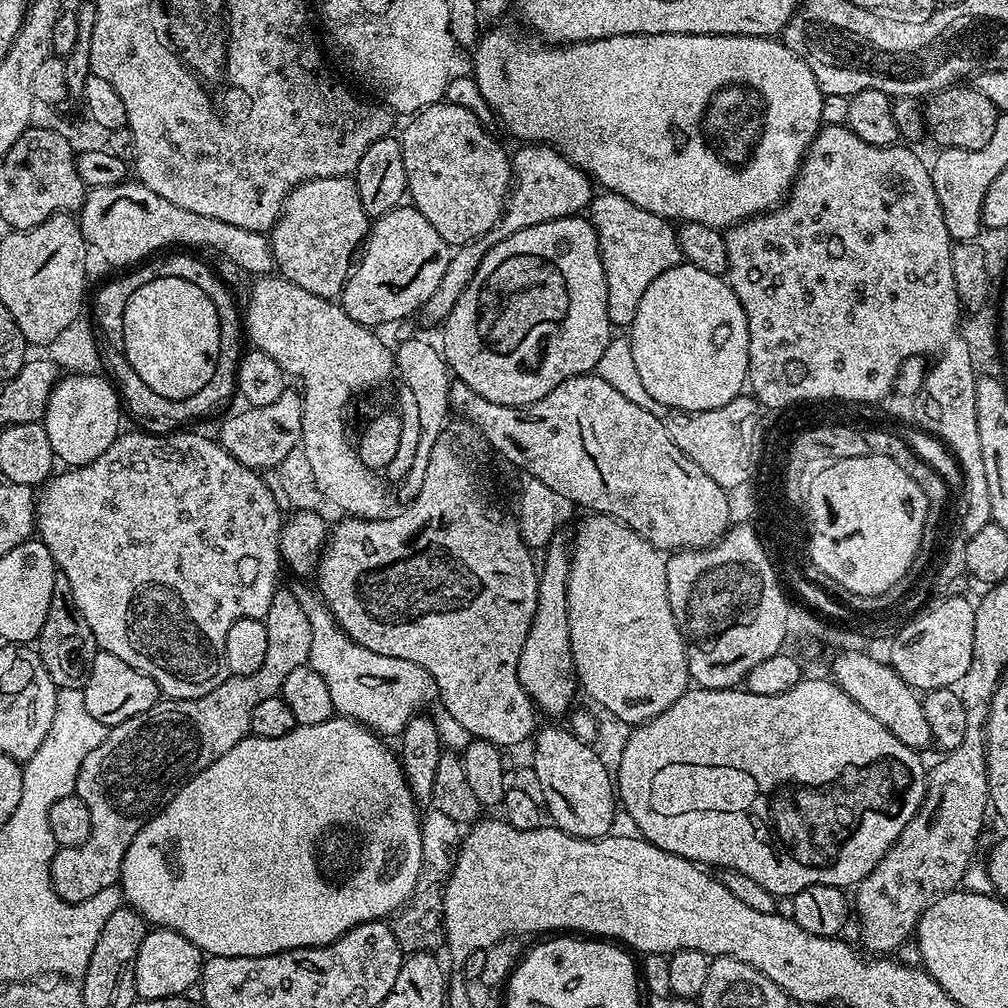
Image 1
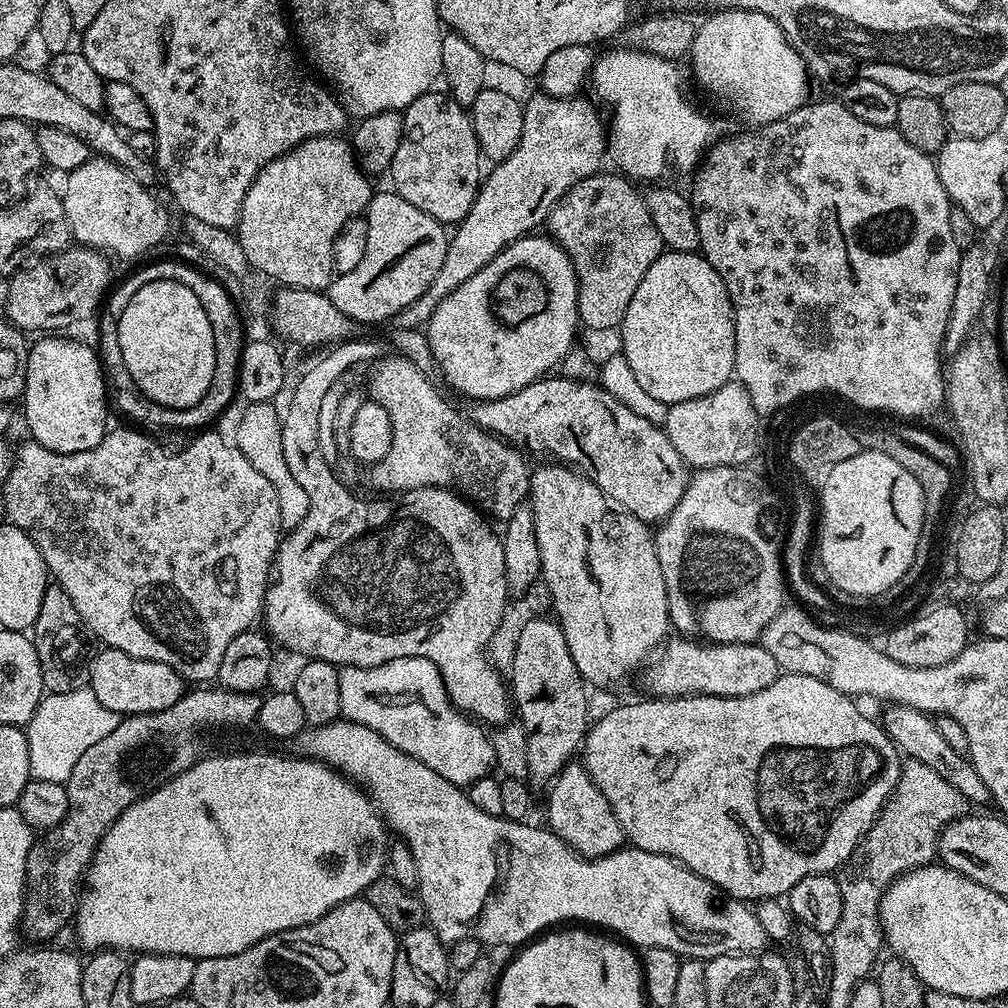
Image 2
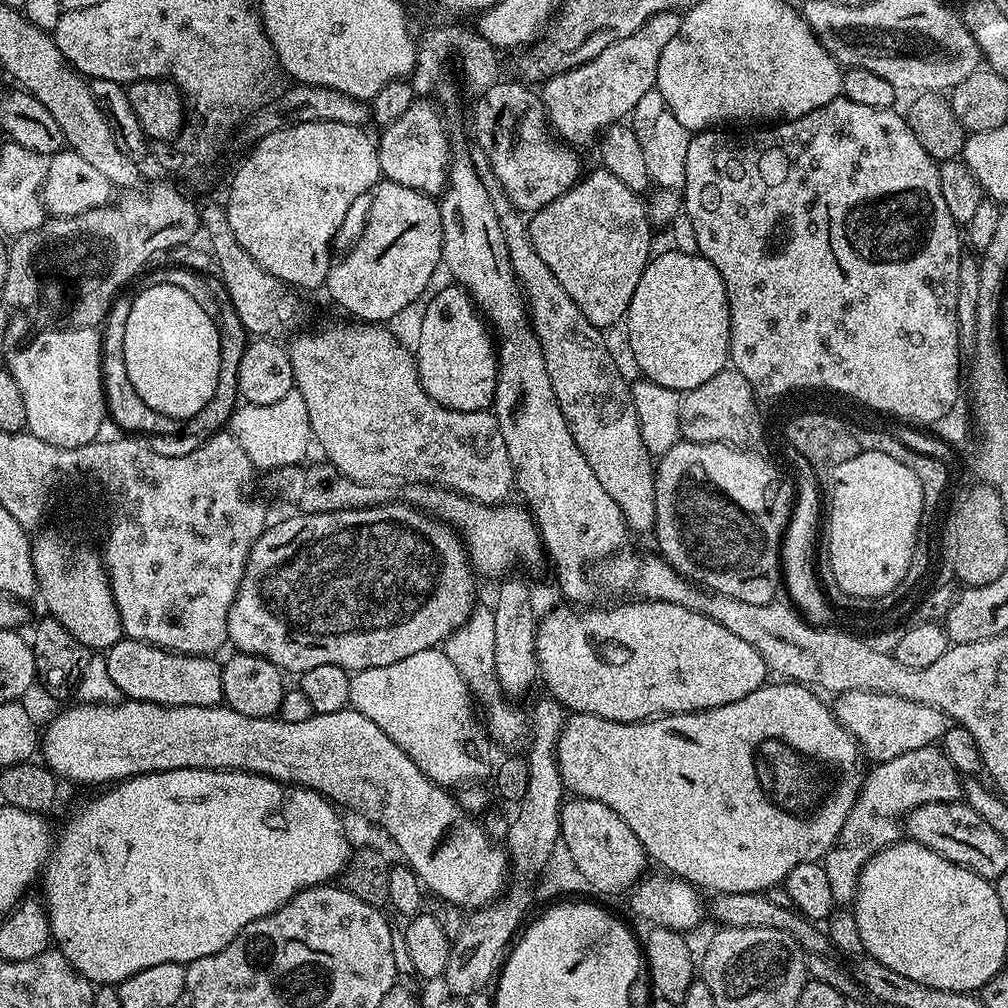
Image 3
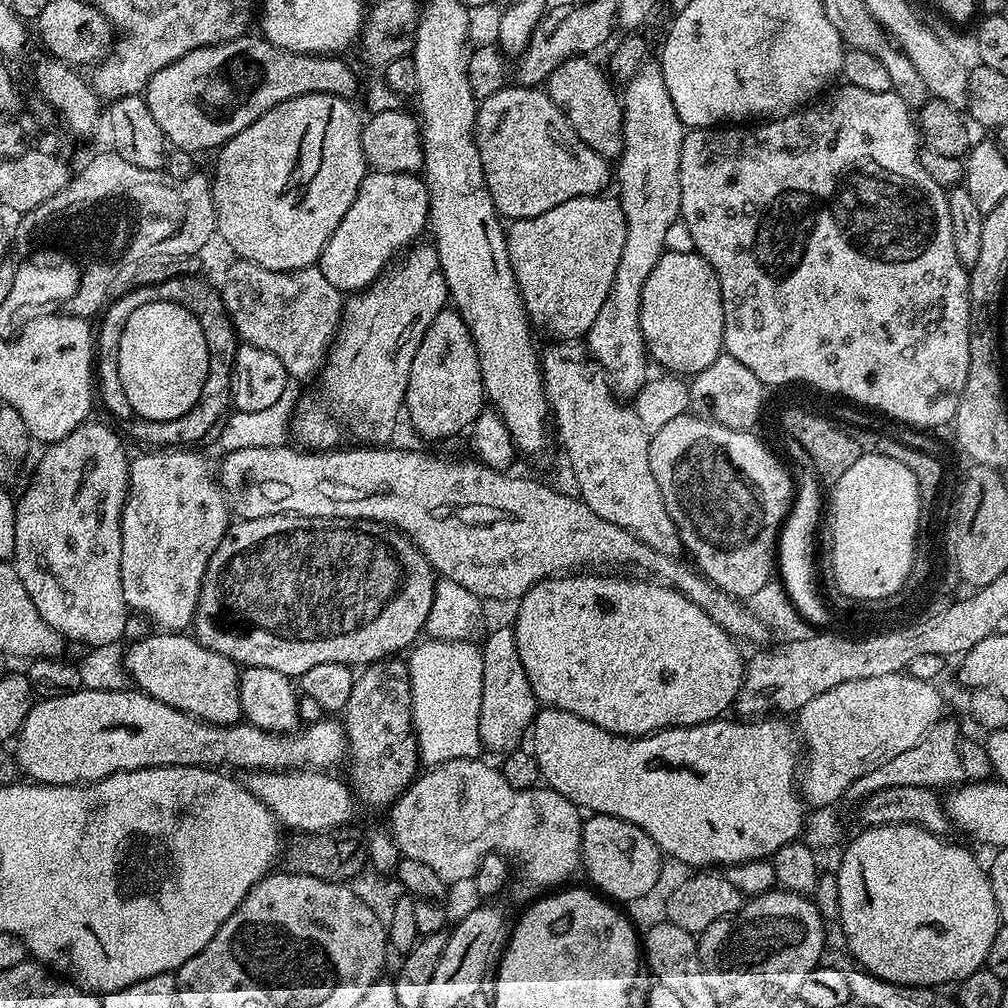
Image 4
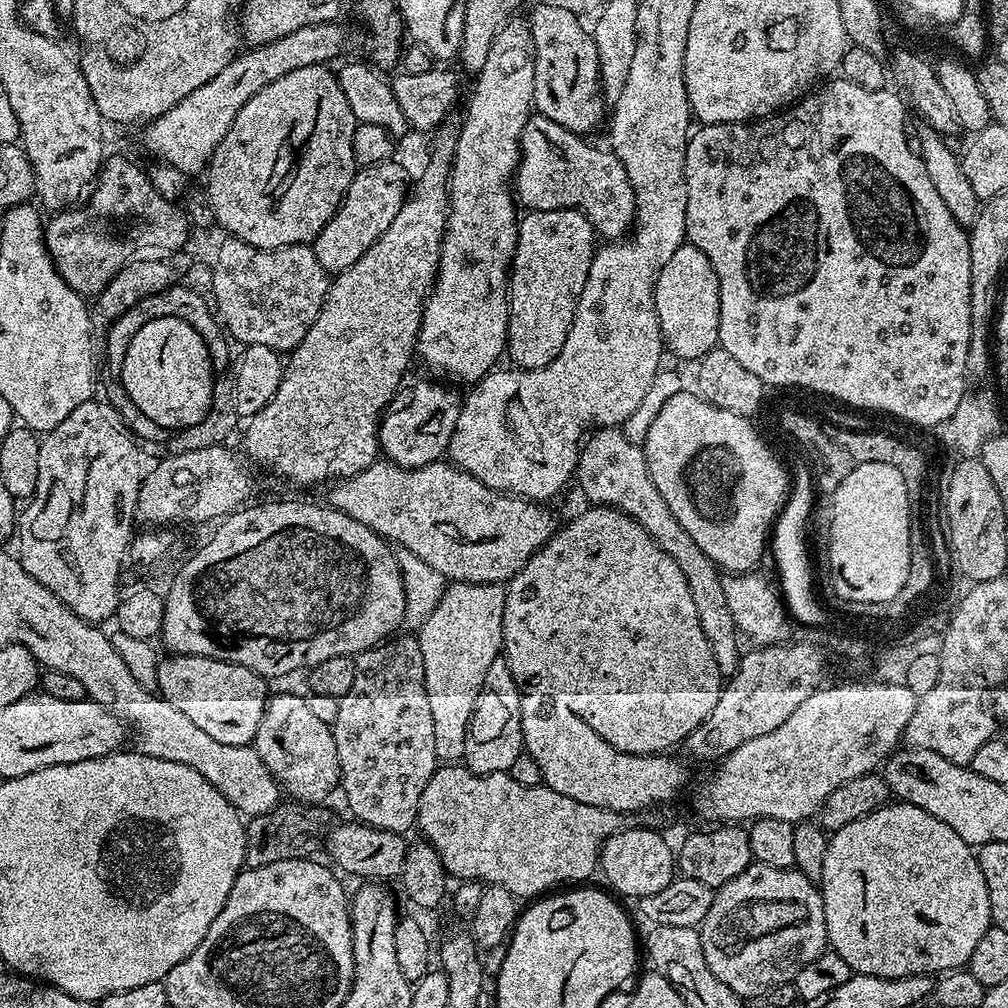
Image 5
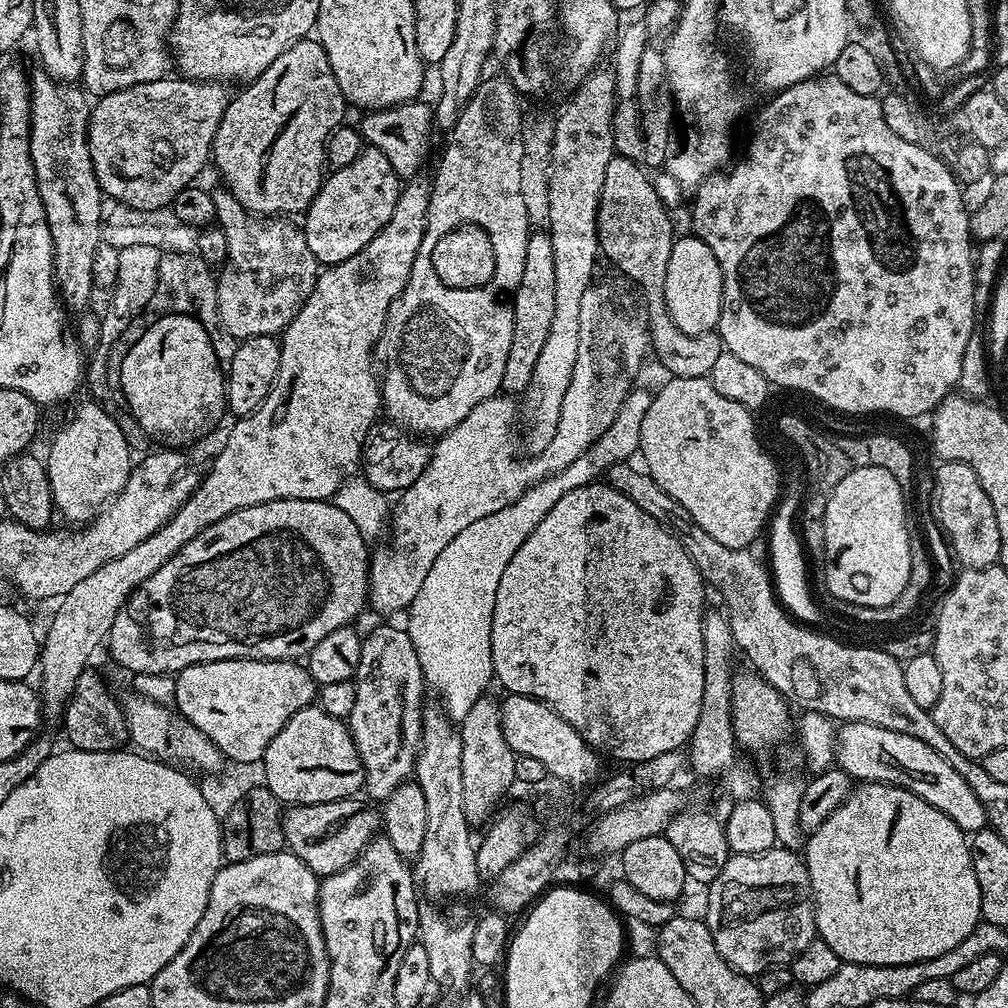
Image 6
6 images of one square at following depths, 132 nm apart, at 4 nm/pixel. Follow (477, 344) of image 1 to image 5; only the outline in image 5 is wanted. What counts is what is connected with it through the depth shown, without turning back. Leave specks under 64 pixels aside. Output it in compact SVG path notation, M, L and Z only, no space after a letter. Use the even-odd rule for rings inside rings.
M435 379L405 383L380 417L380 452L389 464L417 468L433 464L447 453L462 403L461 393L443 388Z

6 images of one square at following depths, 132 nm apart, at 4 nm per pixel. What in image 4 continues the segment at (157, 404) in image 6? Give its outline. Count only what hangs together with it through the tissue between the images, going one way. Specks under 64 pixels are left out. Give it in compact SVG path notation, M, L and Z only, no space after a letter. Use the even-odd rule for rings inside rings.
M158 301L139 307L127 319L118 346L118 371L133 413L141 420L181 418L198 401L207 376L207 348L198 318L174 301Z

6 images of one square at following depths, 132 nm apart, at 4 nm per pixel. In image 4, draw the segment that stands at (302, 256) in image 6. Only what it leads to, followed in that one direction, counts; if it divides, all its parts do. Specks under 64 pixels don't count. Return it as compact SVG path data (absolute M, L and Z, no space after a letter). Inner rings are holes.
M233 259L233 264L224 272L224 285L219 285L219 291L225 302L225 308L228 311L230 322L236 328L236 335L245 344L253 344L262 350L270 350L270 354L274 354L274 358L278 358L278 362L282 362L282 366L287 370L289 377L293 381L308 380L312 375L319 373L324 367L324 361L328 355L328 349L332 346L332 341L336 339L336 329L340 326L340 314L342 311L342 293L334 286L330 286L330 282L326 282L326 274L320 272L319 267L303 268L302 270L294 270L293 272L279 272L278 270L266 270L266 266L258 266L249 260Z

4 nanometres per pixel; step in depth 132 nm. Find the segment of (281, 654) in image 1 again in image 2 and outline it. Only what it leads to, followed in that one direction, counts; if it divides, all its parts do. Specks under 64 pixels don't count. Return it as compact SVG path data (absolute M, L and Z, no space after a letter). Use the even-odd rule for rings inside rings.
M219 686L197 688L197 692L185 691L184 697L174 706L166 706L166 710L125 715L111 734L78 758L66 785L67 818L57 828L43 833L26 858L28 889L22 932L36 940L32 942L55 941L52 939L73 923L84 873L108 827L132 804L201 759L200 739L207 728L244 728L255 721L261 693L227 692Z

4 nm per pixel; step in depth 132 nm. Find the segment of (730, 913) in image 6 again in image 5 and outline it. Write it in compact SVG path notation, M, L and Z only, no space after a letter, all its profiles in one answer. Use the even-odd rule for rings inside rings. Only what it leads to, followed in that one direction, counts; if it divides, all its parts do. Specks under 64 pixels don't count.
M751 863L737 877L726 881L715 889L712 905L705 918L698 925L702 954L706 954L706 966L714 978L726 982L734 994L745 998L763 997L774 986L782 982L795 981L798 970L806 962L814 962L828 948L826 914L817 881L806 878L795 867L779 868L765 864Z

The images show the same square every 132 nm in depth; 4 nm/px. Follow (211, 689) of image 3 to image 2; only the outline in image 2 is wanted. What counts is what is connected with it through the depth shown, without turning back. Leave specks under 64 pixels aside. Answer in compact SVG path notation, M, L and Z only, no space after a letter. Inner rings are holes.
M104 646L92 657L90 687L94 698L98 698L106 710L135 714L157 712L166 710L166 706L174 706L174 702L184 697L186 682L178 673L170 670L170 666L162 666L162 662L134 658L130 654L122 654L122 650Z

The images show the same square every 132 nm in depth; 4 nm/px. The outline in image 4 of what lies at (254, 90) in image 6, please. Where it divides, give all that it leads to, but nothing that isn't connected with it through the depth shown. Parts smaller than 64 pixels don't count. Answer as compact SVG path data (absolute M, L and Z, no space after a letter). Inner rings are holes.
M307 92L298 98L290 98L262 114L258 122L250 122L246 130L234 134L224 144L220 145L216 160L216 173L211 173L210 187L212 189L212 201L216 207L216 231L219 239L224 239L230 247L236 251L235 255L241 260L249 260L258 266L266 266L266 270L278 270L279 272L293 272L303 268L311 268L317 263L326 246L330 242L330 234L338 230L338 222L346 218L346 210L350 210L350 202L354 202L358 186L365 178L366 165L362 154L362 116L359 116L351 108L349 101L343 96L336 94L320 94L318 92Z

